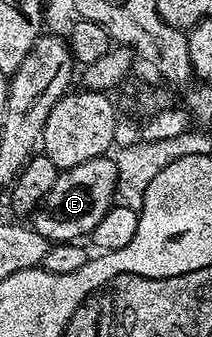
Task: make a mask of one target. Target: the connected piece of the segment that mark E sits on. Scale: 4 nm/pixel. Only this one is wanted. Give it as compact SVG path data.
M108 155L96 156L58 175L51 194L31 213L31 227L50 242L77 242L99 226L99 218L113 207L117 196L116 162Z

